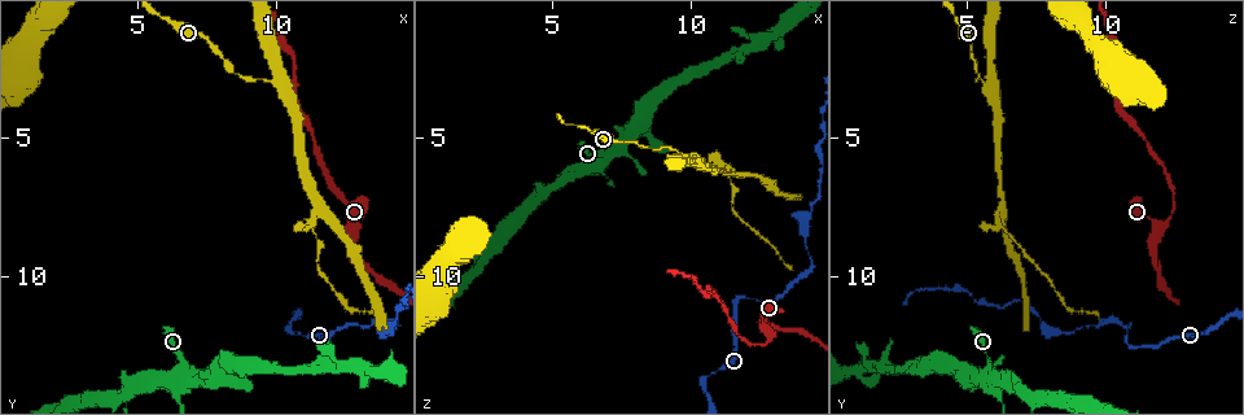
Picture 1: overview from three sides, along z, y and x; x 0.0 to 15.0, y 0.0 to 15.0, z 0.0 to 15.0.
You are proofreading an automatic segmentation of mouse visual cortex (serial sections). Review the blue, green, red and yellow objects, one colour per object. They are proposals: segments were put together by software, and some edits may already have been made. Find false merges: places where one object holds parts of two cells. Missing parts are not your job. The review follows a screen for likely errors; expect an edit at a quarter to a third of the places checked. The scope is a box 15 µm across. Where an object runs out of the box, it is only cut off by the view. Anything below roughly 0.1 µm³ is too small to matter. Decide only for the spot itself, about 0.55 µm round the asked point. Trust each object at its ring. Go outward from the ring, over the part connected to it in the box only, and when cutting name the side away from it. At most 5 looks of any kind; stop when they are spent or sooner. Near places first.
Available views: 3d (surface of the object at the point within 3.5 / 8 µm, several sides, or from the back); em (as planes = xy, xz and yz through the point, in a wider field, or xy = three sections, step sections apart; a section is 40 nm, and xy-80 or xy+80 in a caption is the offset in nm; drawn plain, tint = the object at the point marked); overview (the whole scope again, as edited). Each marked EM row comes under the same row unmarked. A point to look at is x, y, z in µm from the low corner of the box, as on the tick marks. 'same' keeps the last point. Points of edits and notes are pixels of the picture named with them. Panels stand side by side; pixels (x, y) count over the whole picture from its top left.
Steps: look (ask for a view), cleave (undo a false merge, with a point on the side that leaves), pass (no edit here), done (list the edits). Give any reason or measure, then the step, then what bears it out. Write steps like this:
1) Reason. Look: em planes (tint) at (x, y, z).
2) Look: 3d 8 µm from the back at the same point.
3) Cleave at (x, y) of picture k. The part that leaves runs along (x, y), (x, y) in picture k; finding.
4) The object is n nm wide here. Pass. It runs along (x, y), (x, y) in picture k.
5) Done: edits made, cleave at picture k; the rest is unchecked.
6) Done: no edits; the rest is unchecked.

Look: 3d 3.5 µm at (11.6, 12.5, 11.0).

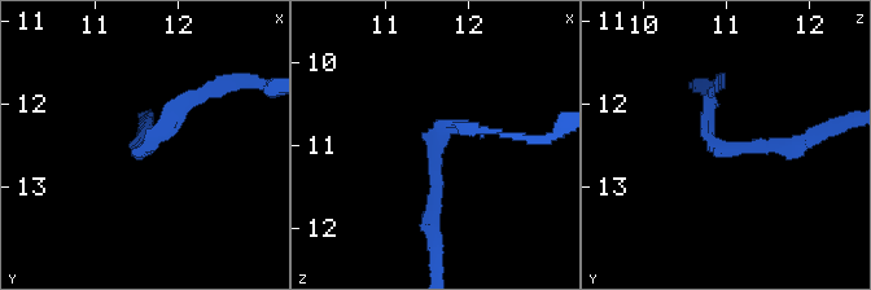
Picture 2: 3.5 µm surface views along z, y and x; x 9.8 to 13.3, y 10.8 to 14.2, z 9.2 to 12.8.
Look: em planes (tint) at (11.65, 12.50, 10.90).

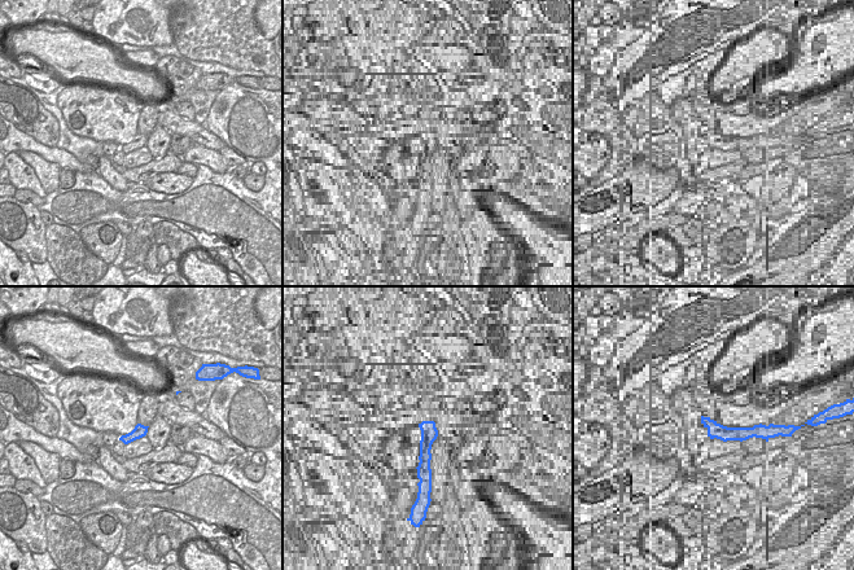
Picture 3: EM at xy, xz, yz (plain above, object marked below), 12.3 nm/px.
The arms are 150, 150 nm wide. Pass. It runs along (434, 219), (442, 133), (502, 133) in picture 2; one cell here.

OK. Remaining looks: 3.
Sharp bend. Look: 3d 8 µm at (14.5, 11.8, 9.7).

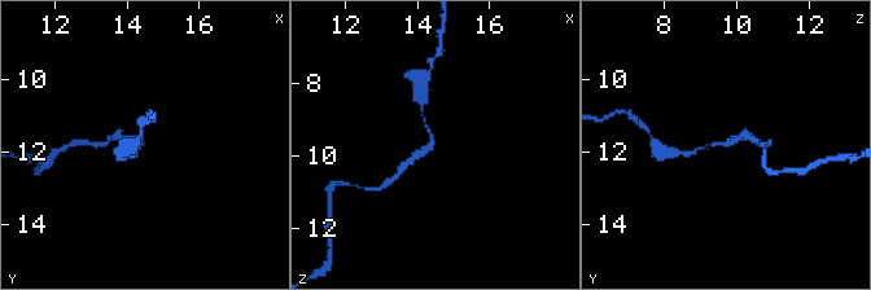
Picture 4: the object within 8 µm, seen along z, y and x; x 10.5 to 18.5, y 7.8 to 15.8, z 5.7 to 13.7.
Look: em xy step 5 (tint) at (14.4, 11.7, 9.7).

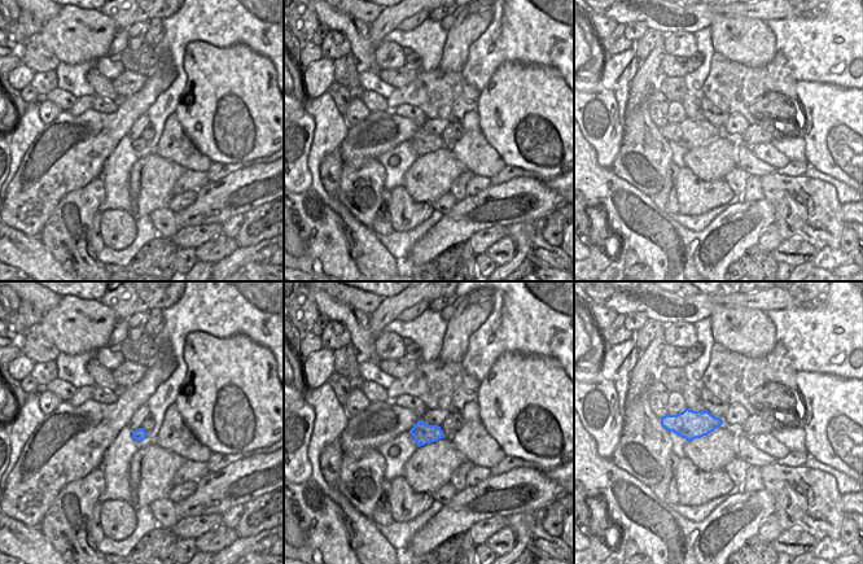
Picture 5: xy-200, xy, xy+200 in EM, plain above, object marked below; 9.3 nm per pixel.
The arms are 100, 200 nm wide. Pass. All the same cell.

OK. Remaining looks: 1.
Done: no edits; the rest is unchecked.

